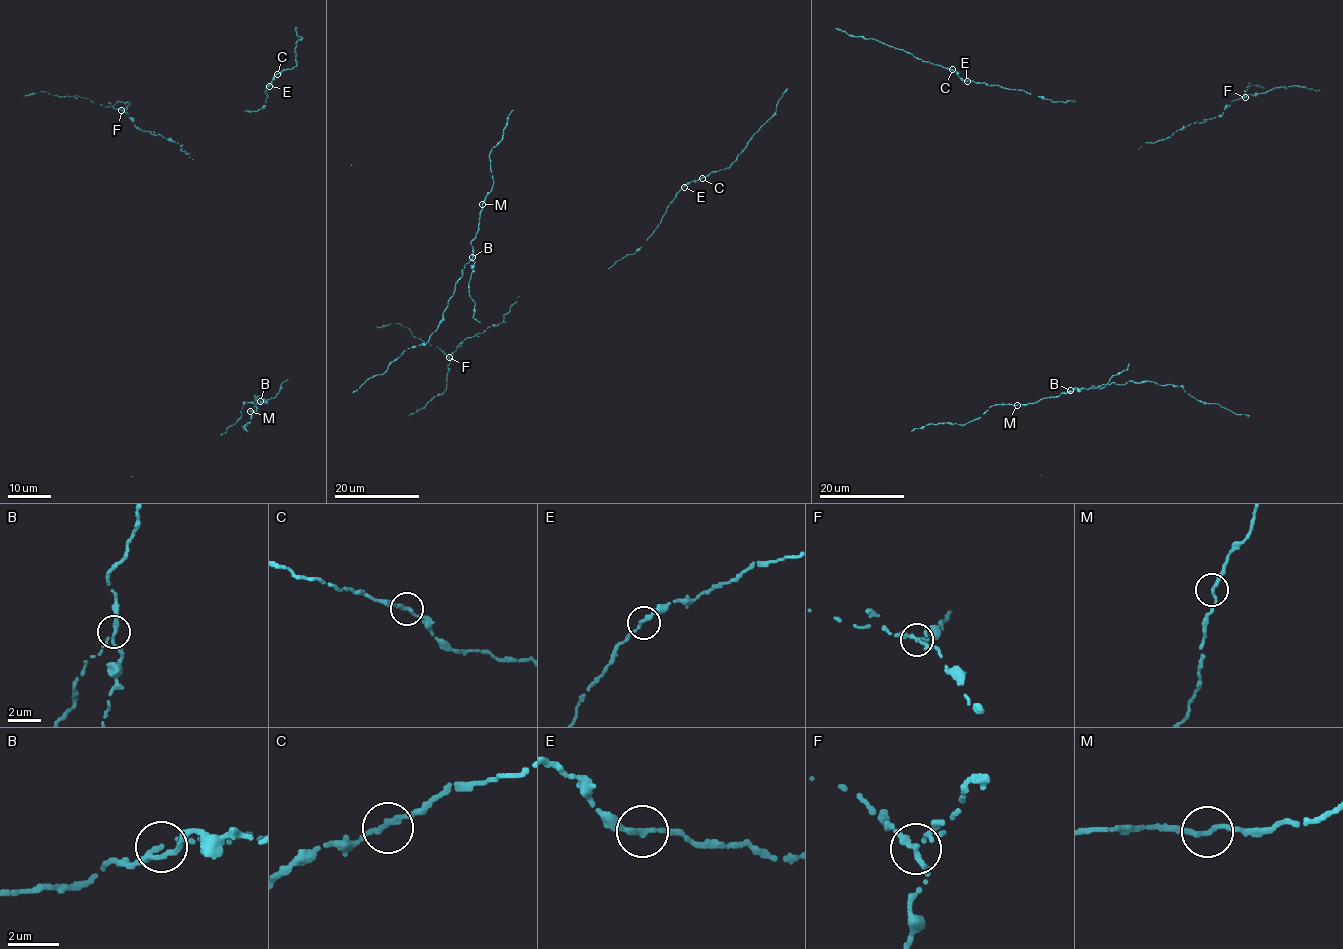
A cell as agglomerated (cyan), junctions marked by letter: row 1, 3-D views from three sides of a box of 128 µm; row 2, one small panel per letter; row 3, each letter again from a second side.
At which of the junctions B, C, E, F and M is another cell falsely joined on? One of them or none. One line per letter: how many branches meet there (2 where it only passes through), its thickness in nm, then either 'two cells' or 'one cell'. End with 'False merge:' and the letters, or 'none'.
B: branches 3; calibre 170 nm; one cell
C: branches 2; calibre 240 nm; one cell
E: branches 2; calibre 240 nm; one cell
F: branches 3; calibre 220 nm; two cells
M: branches 2; calibre 200 nm; one cell
False merge: F

